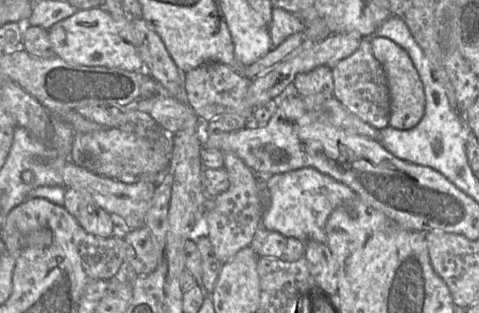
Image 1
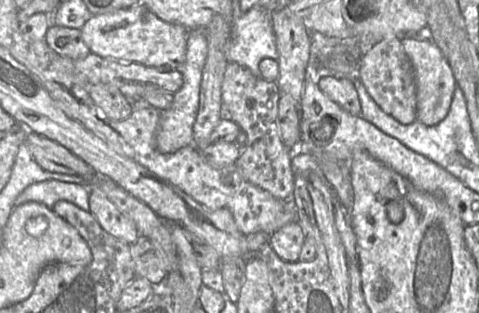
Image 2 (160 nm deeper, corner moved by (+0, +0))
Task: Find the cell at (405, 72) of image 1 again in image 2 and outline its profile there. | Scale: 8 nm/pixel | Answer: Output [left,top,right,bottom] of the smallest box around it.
[401,29,457,126]

